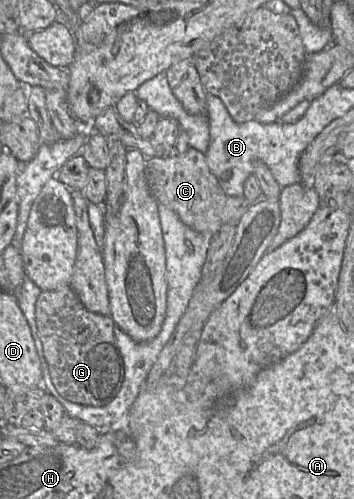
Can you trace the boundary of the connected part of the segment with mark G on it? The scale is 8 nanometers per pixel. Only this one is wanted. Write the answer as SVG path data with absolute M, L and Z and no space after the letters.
M70 285L42 291L35 304L37 330L52 382L65 399L87 406L110 403L125 378L123 357L116 343L115 323L108 315L85 308Z

